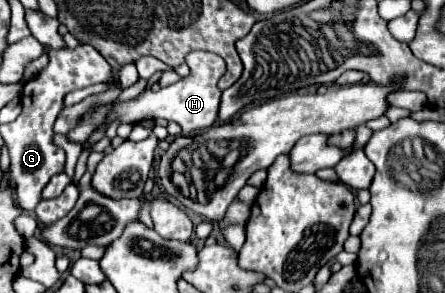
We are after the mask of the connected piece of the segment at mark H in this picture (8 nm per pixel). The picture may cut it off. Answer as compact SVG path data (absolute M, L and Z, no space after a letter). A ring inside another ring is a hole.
M192 51L185 60L190 69L188 77L182 77L178 83L172 83L172 85L162 87L158 91L142 91L138 97L134 97L130 101L94 105L92 111L88 111L80 119L80 123L68 133L68 141L84 145L100 127L110 127L110 123L114 123L114 121L132 123L132 125L146 121L146 119L176 121L182 127L182 135L192 135L192 133L210 129L218 119L218 107L220 107L222 91L218 89L216 83L224 75L226 63L218 55L207 51Z

